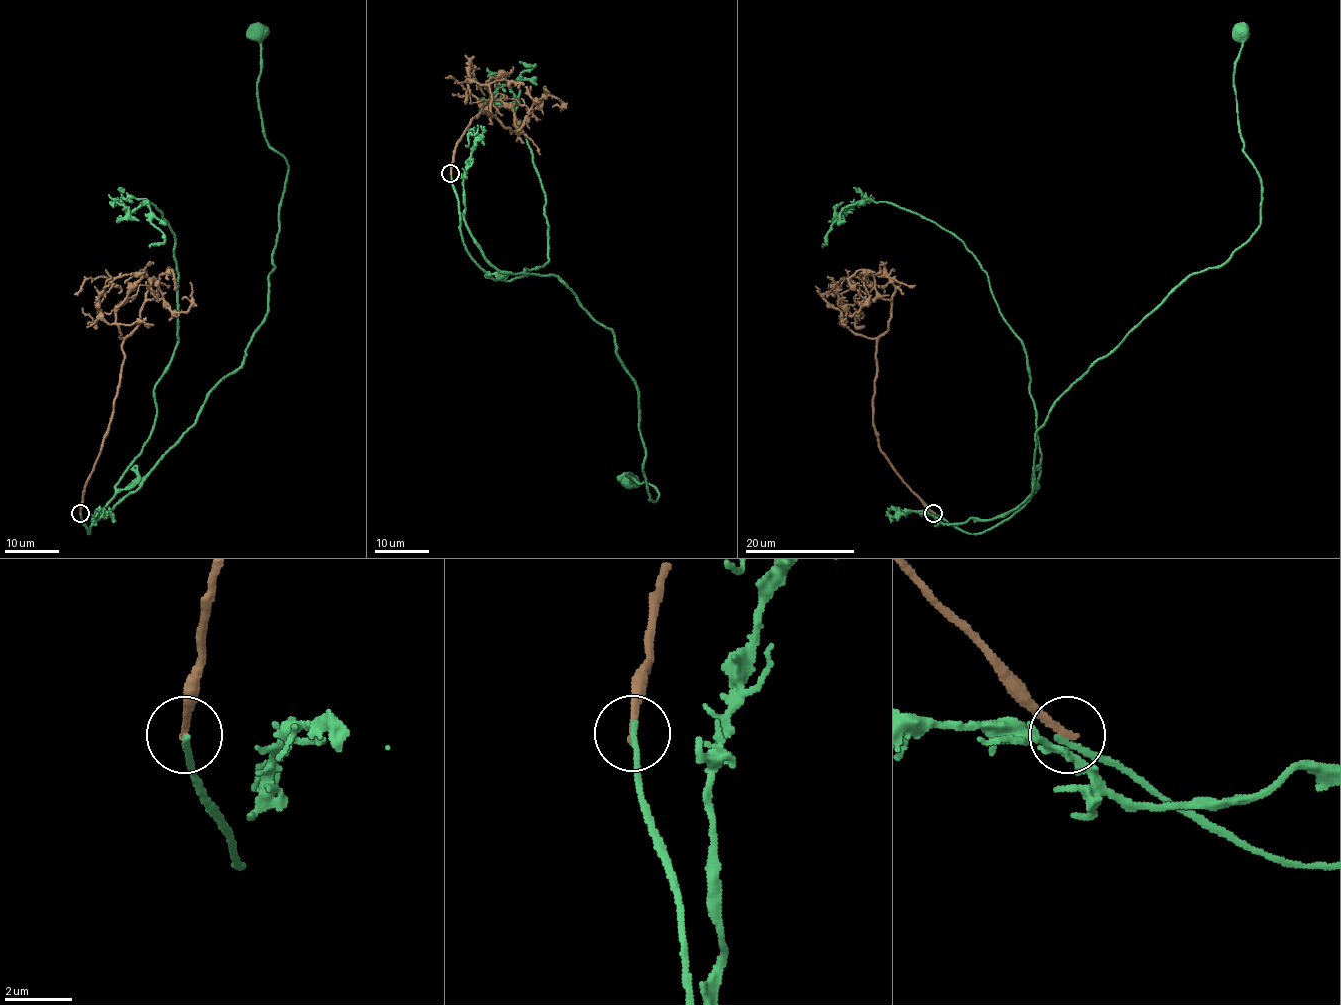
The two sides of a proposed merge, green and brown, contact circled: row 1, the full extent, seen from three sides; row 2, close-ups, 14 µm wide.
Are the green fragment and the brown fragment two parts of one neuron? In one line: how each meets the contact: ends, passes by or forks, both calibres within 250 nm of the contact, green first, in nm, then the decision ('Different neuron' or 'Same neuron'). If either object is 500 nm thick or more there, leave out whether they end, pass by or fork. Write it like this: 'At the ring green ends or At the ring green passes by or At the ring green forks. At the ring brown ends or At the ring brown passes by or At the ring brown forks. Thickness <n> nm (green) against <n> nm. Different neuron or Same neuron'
At the ring green ends. At the ring brown ends. Thickness 180 nm (green) against 220 nm. Different neuron

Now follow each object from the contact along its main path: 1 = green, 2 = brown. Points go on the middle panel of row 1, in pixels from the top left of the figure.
1: (450, 172), (461, 237), (484, 271), (555, 275), (612, 331), (638, 390), (655, 501), (628, 478)
2: (450, 172), (454, 149), (480, 112), (520, 133), (514, 112), (499, 100), (479, 101), (454, 78), (445, 78)

